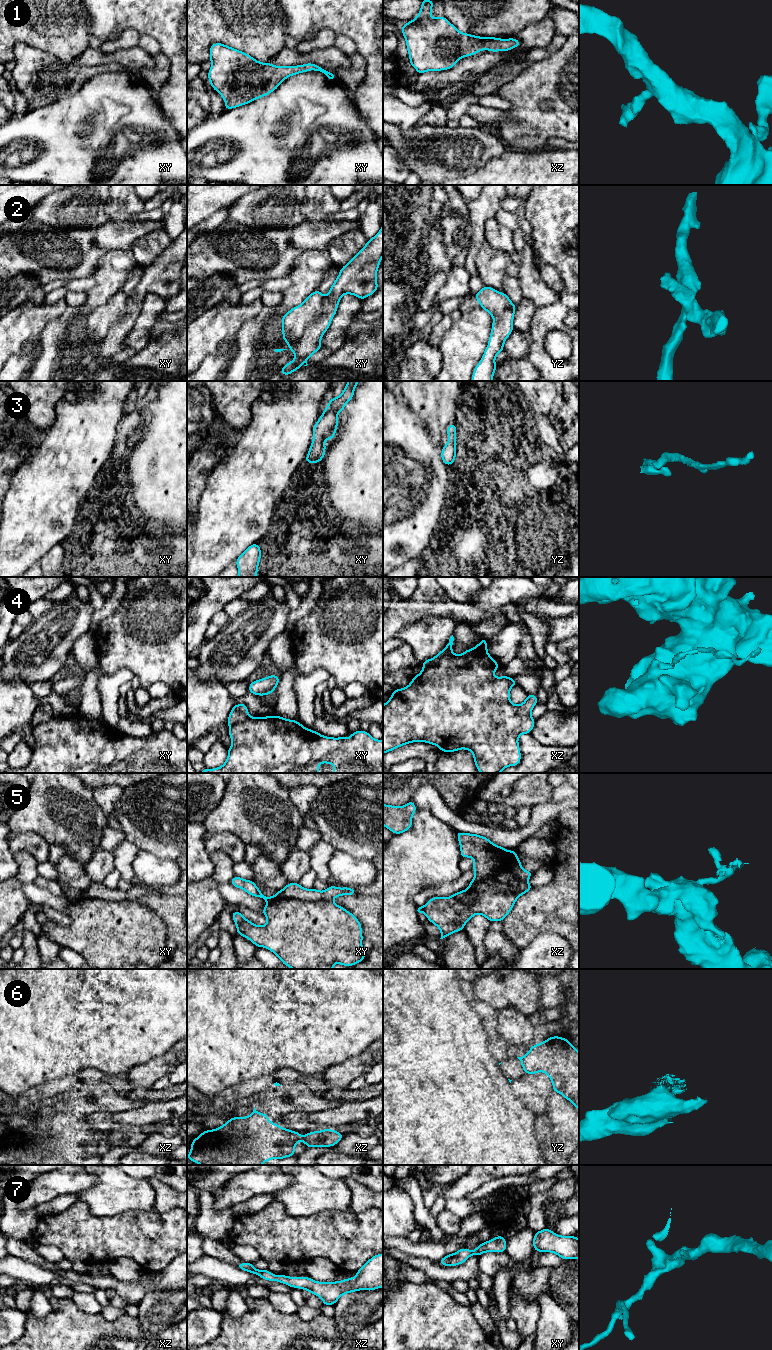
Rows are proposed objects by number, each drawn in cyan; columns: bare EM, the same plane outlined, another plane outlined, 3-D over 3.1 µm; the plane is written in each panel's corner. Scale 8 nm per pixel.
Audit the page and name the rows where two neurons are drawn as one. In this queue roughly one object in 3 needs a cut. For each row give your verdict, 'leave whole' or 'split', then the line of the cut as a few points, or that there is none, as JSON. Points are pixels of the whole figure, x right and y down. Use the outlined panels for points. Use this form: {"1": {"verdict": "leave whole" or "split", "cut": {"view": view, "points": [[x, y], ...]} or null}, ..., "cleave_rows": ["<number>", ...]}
{"1": {"verdict": "leave whole", "cut": null}, "2": {"verdict": "split", "cut": {"view": "xy", "points": [[325, 296], [322, 308], [306, 325], [303, 334], [290, 348]]}}, "3": {"verdict": "leave whole", "cut": null}, "4": {"verdict": "leave whole", "cut": null}, "5": {"verdict": "split", "cut": {"view": "xy", "points": [[331, 899], [300, 900], [278, 897], [268, 902]]}}, "6": {"verdict": "split", "cut": {"view": "yz", "points": [[529, 1051], [526, 1060], [539, 1071]]}}, "7": {"verdict": "leave whole", "cut": null}, "cleave_rows": ["2", "5", "6"]}

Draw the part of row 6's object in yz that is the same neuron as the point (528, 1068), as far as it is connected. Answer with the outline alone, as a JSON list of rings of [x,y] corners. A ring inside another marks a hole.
[[[528,1051],[523,1057],[517,1057],[520,1061],[521,1061],[521,1065],[523,1067],[523,1070],[525,1072],[525,1074],[536,1074],[538,1072],[540,1072],[539,1070],[537,1070],[532,1064],[531,1062],[527,1062],[526,1058],[527,1055],[529,1054],[530,1051]]]

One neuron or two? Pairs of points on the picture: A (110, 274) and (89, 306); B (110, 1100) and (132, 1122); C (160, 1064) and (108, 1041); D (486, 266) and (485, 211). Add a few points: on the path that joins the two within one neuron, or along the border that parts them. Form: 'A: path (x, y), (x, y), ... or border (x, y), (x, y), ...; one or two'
A: path (108, 282), (105, 289), (96, 298); one
B: border (144, 1105), (120, 1111), (97, 1111); two
C: border (171, 1046), (166, 1052), (137, 1064), (130, 1070); two
D: border (485, 240), (475, 259), (476, 263); two

